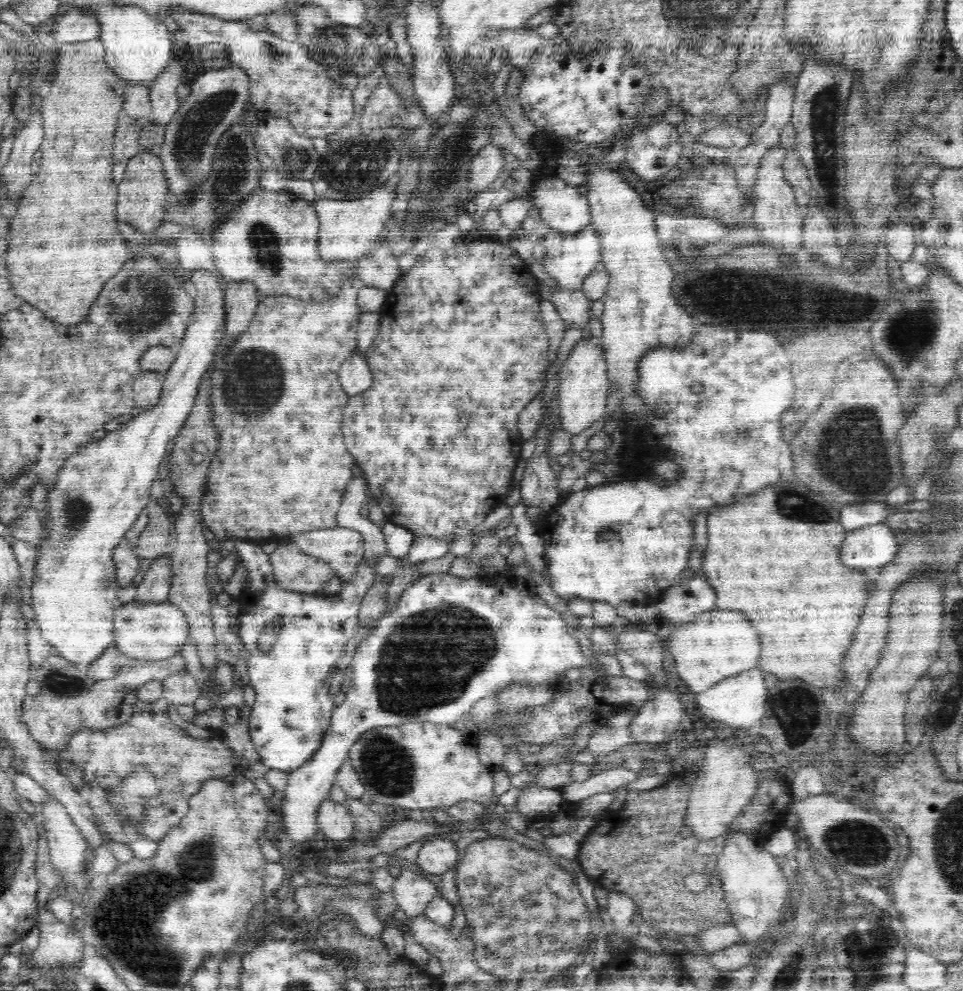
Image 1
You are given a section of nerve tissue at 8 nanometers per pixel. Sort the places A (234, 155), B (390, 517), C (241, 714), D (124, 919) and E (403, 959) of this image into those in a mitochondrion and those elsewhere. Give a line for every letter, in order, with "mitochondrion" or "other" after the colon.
A: mitochondrion
B: other
C: other
D: mitochondrion
E: other

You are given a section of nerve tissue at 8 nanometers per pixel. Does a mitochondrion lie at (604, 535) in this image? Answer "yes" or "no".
yes

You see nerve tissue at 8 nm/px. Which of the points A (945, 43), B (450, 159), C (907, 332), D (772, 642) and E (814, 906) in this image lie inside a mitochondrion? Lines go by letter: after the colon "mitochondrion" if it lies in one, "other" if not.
A: other
B: mitochondrion
C: mitochondrion
D: other
E: mitochondrion

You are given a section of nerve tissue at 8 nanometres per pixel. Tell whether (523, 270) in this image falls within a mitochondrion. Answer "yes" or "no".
no

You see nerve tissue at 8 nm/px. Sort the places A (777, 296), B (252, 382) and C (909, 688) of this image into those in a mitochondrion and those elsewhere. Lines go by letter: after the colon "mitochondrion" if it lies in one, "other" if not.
A: mitochondrion
B: mitochondrion
C: other

